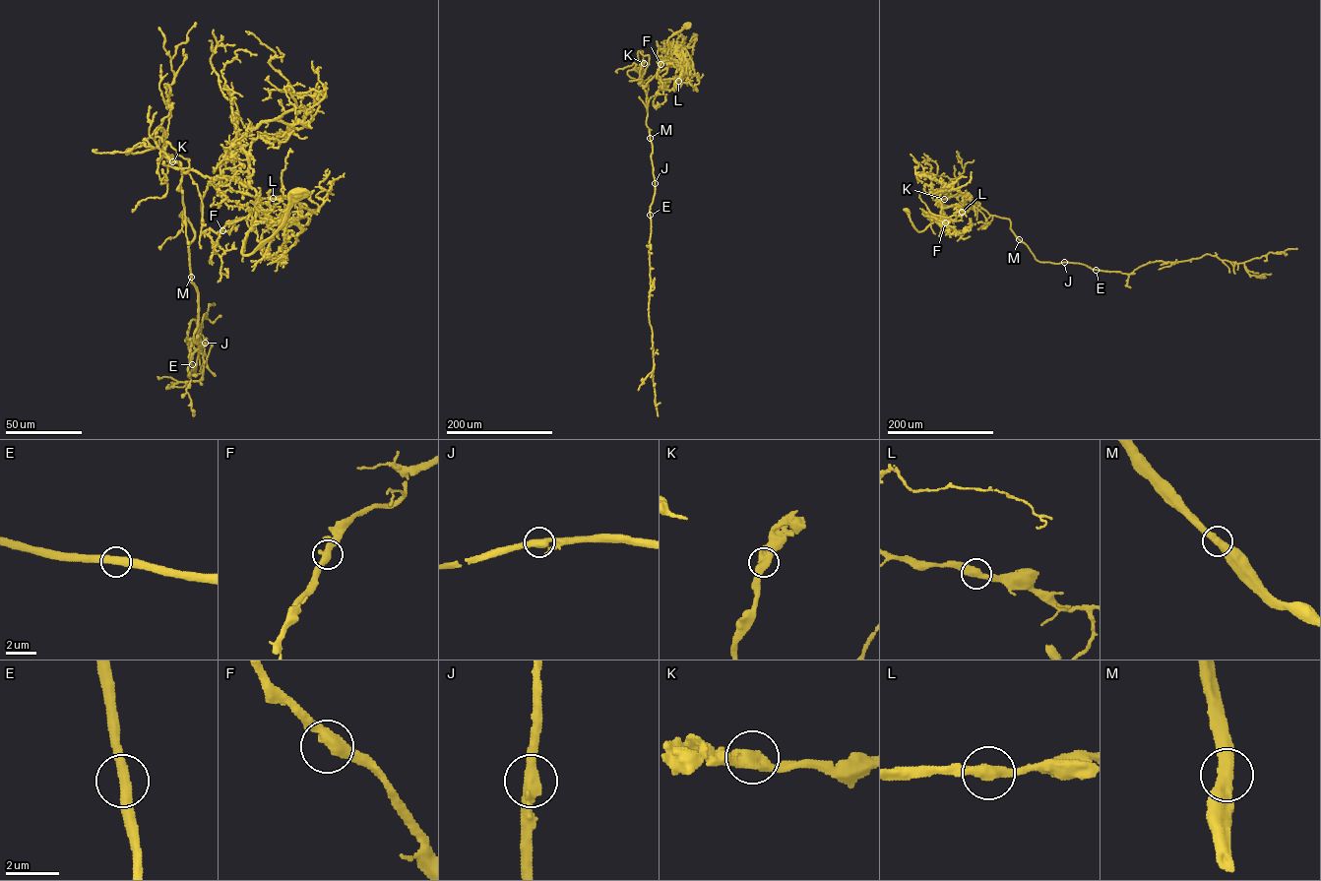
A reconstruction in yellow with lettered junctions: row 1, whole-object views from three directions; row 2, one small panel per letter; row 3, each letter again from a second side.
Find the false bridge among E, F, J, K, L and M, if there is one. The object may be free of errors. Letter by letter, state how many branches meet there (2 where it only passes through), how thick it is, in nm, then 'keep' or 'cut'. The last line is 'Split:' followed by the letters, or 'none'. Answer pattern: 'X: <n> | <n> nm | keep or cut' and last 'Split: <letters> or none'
E: 2 | 440 nm | keep
F: 2 | 440 nm | keep
J: 2 | 440 nm | keep
K: 2 | 480 nm | keep
L: 2 | 440 nm | keep
M: 2 | 480 nm | keep
Split: none

